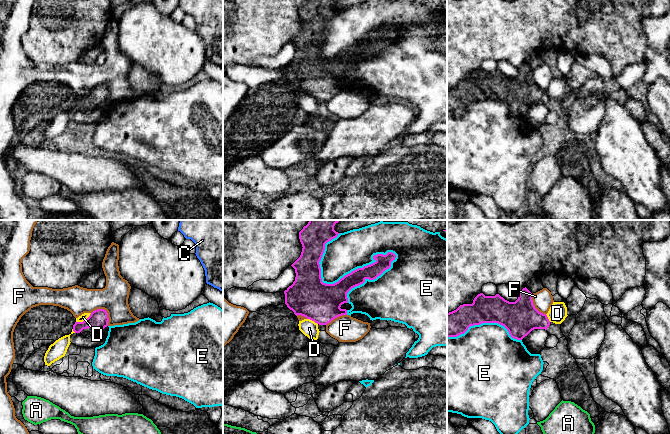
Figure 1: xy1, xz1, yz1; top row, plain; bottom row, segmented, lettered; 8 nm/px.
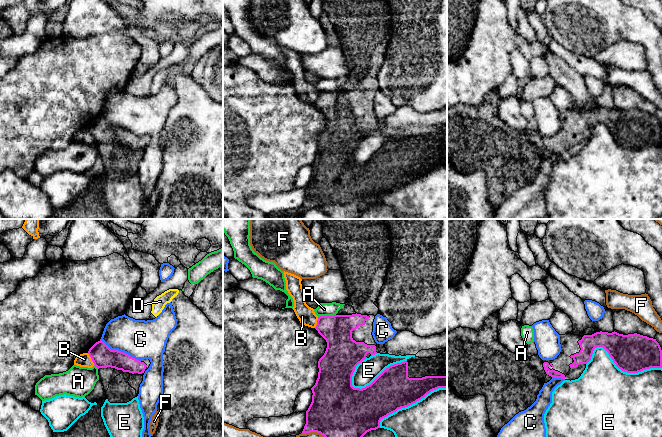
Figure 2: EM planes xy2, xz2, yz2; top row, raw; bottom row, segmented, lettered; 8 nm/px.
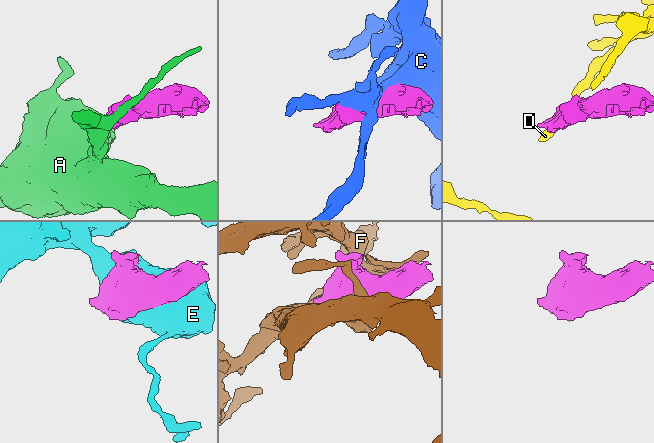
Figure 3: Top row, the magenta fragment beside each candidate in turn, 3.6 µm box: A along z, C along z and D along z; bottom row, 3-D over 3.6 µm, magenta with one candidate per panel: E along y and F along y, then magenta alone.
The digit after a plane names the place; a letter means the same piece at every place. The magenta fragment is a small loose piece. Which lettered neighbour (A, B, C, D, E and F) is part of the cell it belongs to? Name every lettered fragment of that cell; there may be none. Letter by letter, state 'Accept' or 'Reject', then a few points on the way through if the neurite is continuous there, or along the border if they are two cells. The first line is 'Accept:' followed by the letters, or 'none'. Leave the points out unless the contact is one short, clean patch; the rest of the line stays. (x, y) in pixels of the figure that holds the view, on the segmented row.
Accept: none
A: Reject. Boundary: xz2 (335, 314), (318, 317)
B: Reject
C: Reject
D: Reject. Boundary: xy1 (91, 313), (84, 320), (76, 322)
E: Reject
F: Reject

